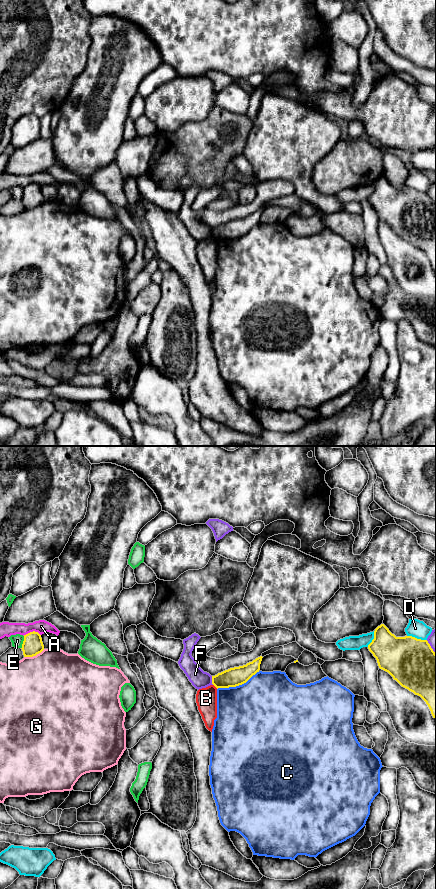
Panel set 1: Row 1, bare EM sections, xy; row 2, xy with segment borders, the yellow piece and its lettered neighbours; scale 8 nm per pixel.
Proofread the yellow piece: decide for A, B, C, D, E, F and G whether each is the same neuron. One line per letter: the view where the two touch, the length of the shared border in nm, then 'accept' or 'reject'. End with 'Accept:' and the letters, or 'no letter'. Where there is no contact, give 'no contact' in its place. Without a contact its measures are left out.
A: xy | 140 nm | reject
B: xy | 50 nm | reject
C: xy | 380 nm | reject
D: xy | 170 nm | reject
E: xy | 110 nm | reject
F: xy | 70 nm | reject
G: xy | 180 nm | reject
Accept: no letter

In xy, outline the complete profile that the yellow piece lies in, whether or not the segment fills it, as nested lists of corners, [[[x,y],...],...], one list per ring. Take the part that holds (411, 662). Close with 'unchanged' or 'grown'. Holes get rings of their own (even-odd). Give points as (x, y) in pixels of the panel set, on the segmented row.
[[[381,624],[374,631],[374,639],[368,645],[380,669],[388,672],[402,687],[420,696],[436,718],[436,653],[427,640],[412,636],[396,637]]]; unchanged

